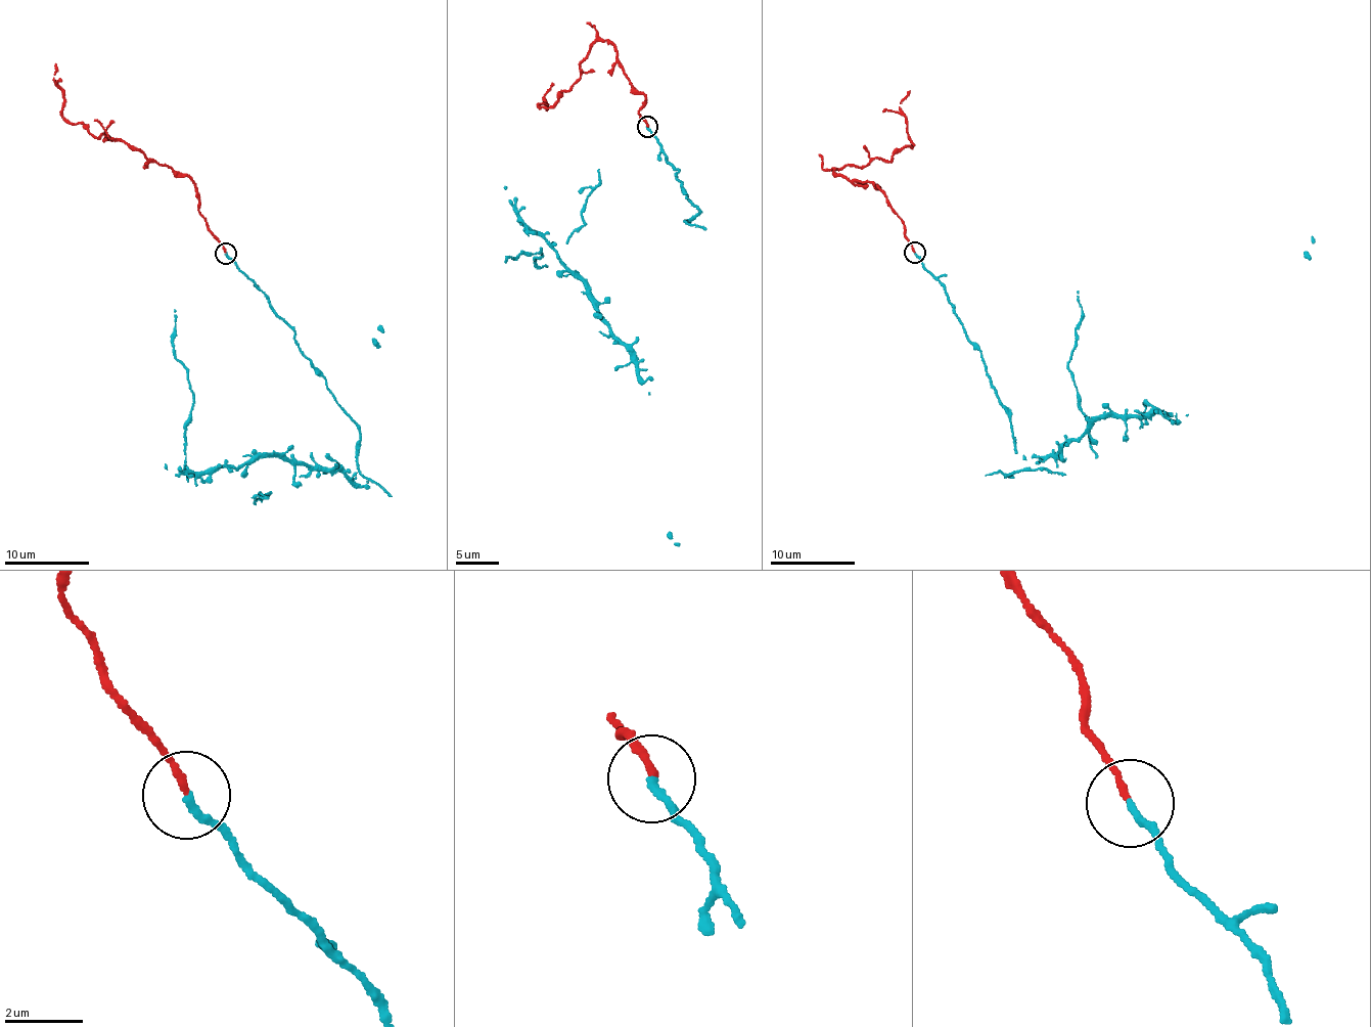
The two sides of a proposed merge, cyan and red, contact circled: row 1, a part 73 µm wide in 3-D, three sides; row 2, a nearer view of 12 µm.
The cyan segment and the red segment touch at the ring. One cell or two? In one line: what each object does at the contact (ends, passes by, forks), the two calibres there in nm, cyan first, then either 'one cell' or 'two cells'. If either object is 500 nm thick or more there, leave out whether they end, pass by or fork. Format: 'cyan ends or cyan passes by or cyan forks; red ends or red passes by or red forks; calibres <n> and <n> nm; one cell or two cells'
cyan ends; red ends; calibres 190 and 150 nm; two cells

